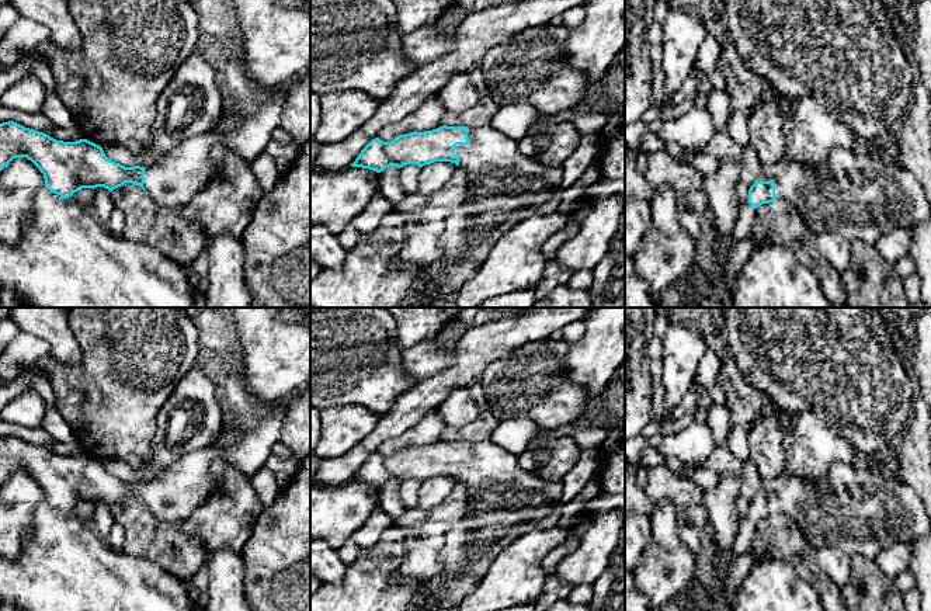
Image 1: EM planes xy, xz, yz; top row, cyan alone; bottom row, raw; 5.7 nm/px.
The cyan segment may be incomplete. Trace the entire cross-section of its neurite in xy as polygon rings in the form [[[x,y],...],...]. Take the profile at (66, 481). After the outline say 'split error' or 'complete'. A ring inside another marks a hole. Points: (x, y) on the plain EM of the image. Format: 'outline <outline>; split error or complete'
outline [[[282,400],[250,430],[236,431],[222,449],[212,447],[185,454],[149,482],[125,482],[110,475],[103,462],[87,455],[63,456],[8,435],[0,438],[0,486],[13,473],[27,472],[44,489],[45,501],[62,513],[81,503],[104,501],[110,507],[125,497],[147,506],[159,520],[183,524],[215,489],[212,459],[222,455],[251,478],[281,440],[285,419]]]; split error

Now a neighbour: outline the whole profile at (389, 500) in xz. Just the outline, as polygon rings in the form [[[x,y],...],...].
[[[386,482],[379,489],[378,507],[385,511],[393,521],[407,510],[399,496],[399,482]]]

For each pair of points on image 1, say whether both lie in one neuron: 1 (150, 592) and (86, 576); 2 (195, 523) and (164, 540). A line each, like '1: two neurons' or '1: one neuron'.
1: one neuron
2: two neurons

